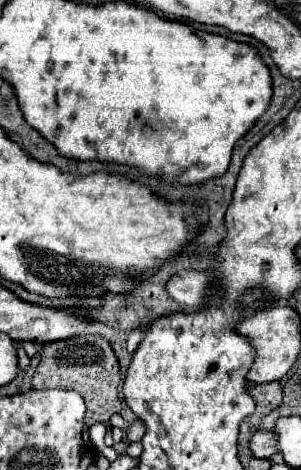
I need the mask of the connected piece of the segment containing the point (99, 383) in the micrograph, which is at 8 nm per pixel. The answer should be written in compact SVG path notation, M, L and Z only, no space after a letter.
M80 335L58 343L48 343L40 365L32 375L32 389L72 389L78 391L86 403L86 425L108 423L114 413L122 411L118 387L122 383L120 363L112 345L102 335Z

